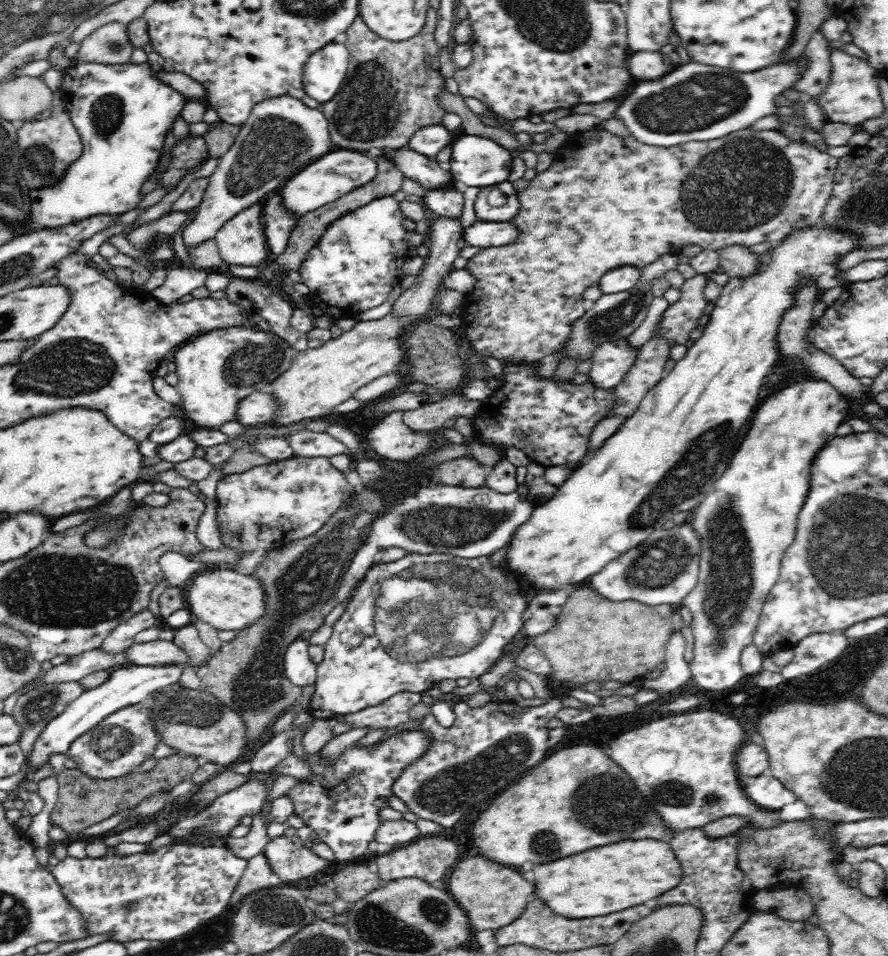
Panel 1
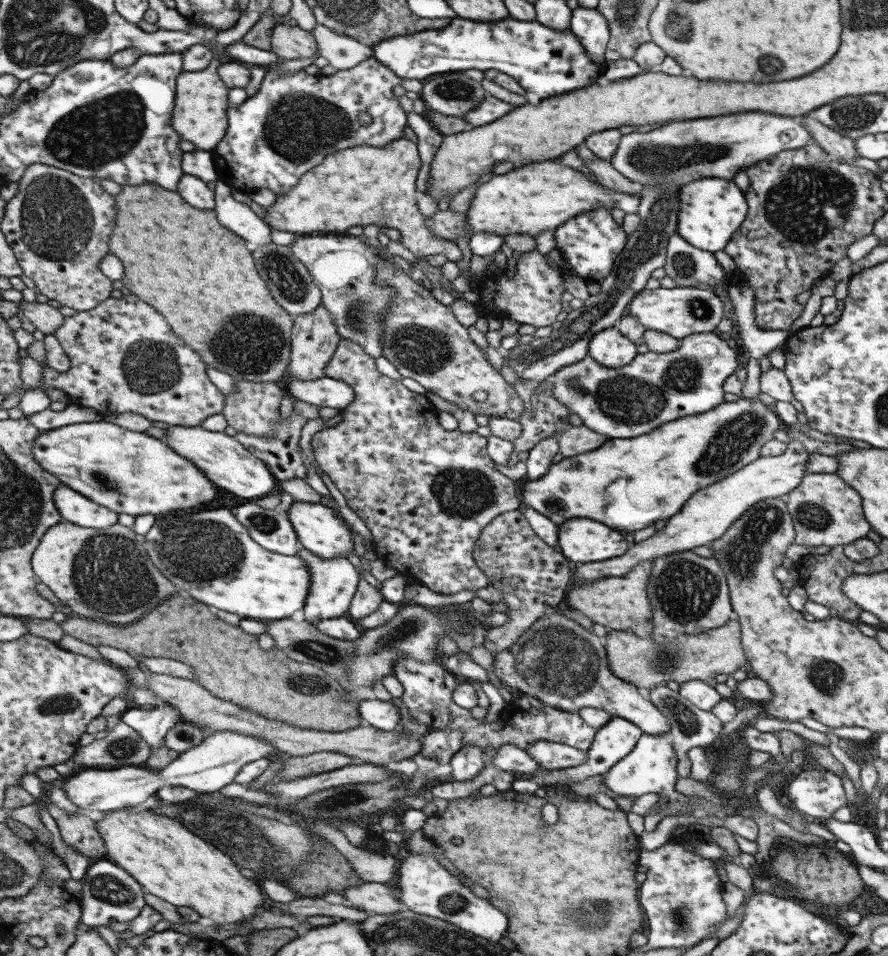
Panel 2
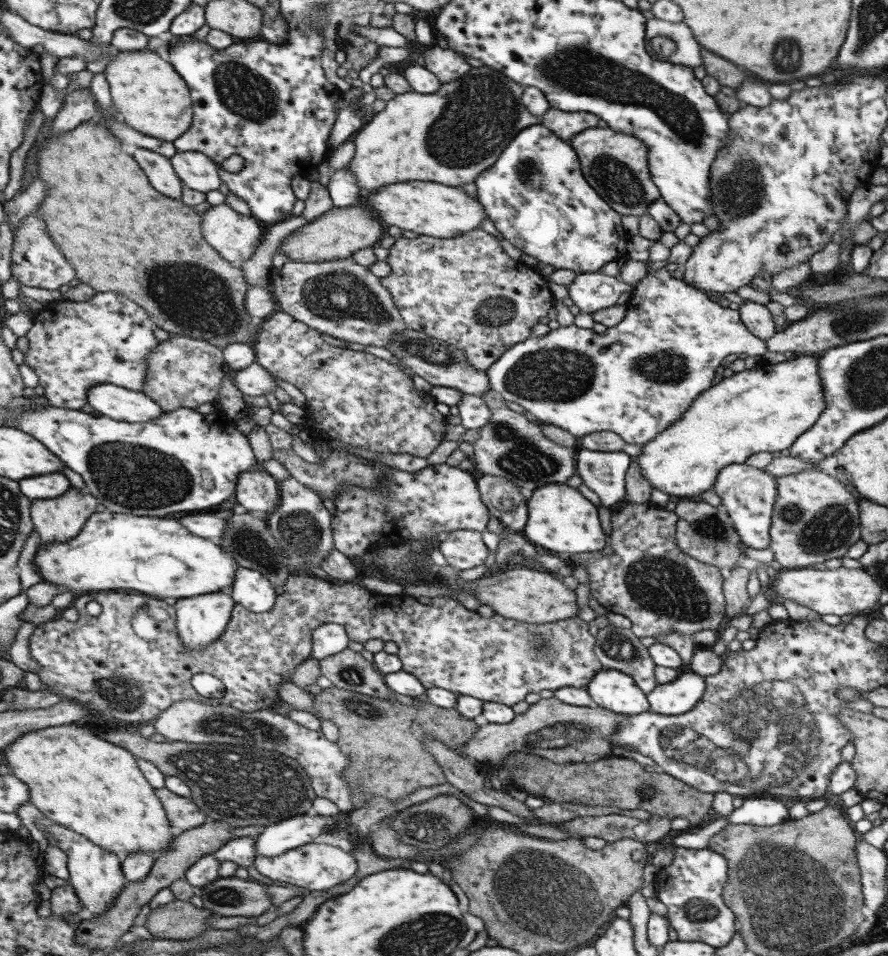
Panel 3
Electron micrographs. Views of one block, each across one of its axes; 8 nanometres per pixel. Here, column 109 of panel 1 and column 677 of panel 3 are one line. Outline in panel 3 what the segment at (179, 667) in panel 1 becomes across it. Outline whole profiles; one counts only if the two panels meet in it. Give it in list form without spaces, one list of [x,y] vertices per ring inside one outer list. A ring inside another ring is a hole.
[[[680,672],[677,678],[667,682],[667,684],[657,684],[651,692],[645,694],[645,698],[649,703],[651,712],[655,714],[663,714],[665,716],[679,716],[689,712],[691,708],[699,702],[704,691],[703,677],[690,672]]]

